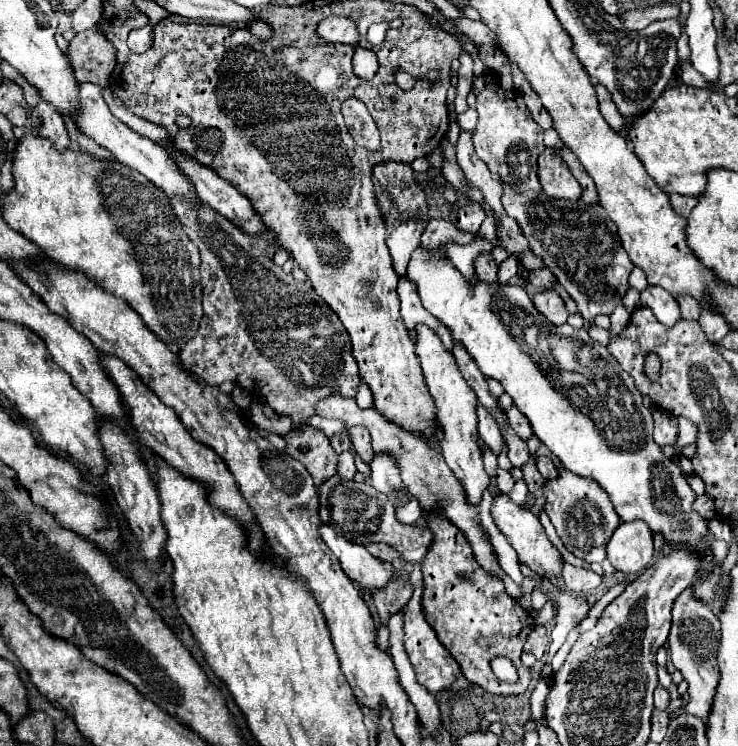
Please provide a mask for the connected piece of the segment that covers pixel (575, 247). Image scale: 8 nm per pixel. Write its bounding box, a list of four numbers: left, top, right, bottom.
[502,183,634,323]

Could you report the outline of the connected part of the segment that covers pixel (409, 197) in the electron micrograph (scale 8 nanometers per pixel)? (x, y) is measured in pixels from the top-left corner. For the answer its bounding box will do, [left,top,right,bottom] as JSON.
[374,161,428,223]

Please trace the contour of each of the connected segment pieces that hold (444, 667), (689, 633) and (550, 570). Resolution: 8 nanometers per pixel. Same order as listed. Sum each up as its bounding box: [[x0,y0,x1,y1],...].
[[402,563,460,693],[668,585,720,725],[490,495,562,577]]

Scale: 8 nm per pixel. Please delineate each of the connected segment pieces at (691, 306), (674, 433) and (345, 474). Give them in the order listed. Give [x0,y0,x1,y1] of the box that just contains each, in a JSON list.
[[678,297,700,321],[654,409,678,447],[338,451,356,481]]

